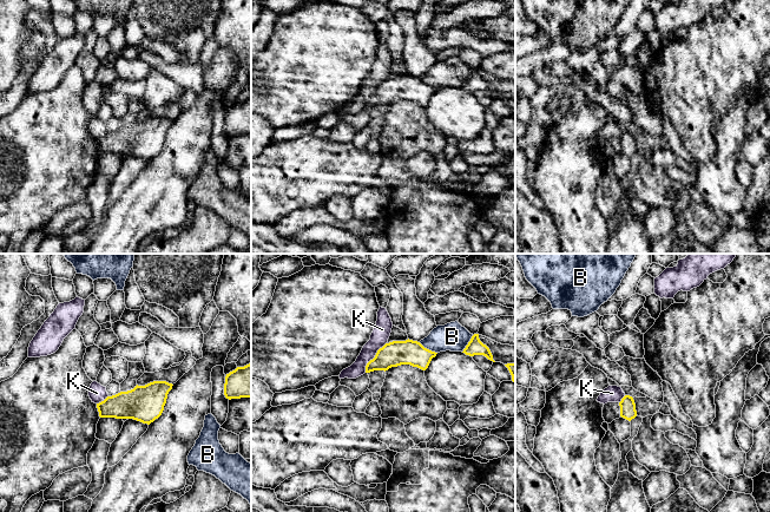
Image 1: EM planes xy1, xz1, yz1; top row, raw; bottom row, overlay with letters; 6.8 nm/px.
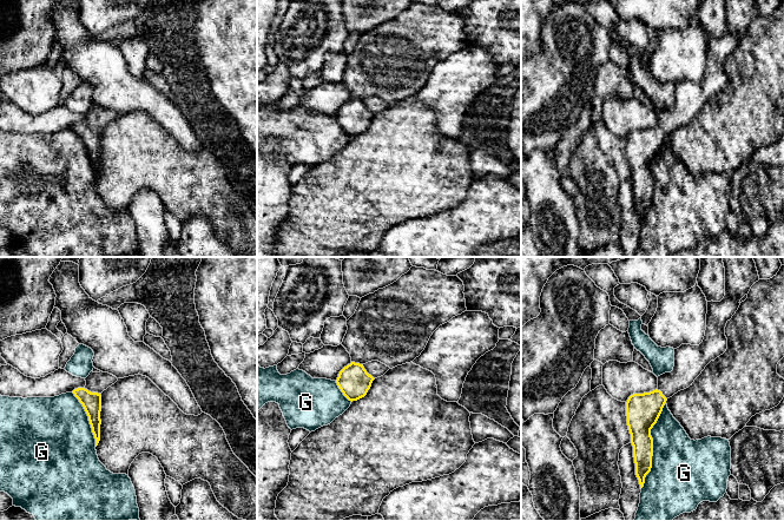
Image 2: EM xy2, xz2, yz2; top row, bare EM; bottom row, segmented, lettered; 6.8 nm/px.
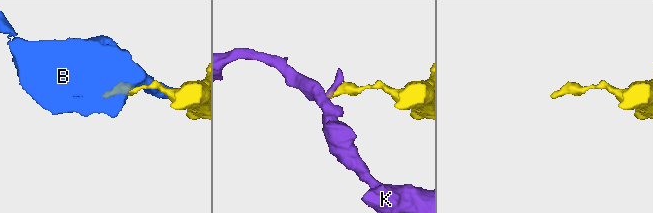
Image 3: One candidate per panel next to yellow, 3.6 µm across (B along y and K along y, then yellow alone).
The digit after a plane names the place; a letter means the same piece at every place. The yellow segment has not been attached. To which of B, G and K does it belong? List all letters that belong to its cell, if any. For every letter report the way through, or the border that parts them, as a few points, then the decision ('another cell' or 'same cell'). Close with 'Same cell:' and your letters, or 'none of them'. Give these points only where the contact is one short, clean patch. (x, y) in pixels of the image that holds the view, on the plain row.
B: another cell
G: another cell
K: border xz1 (386, 78), (367, 99), (364, 107); another cell
Same cell: none of them

